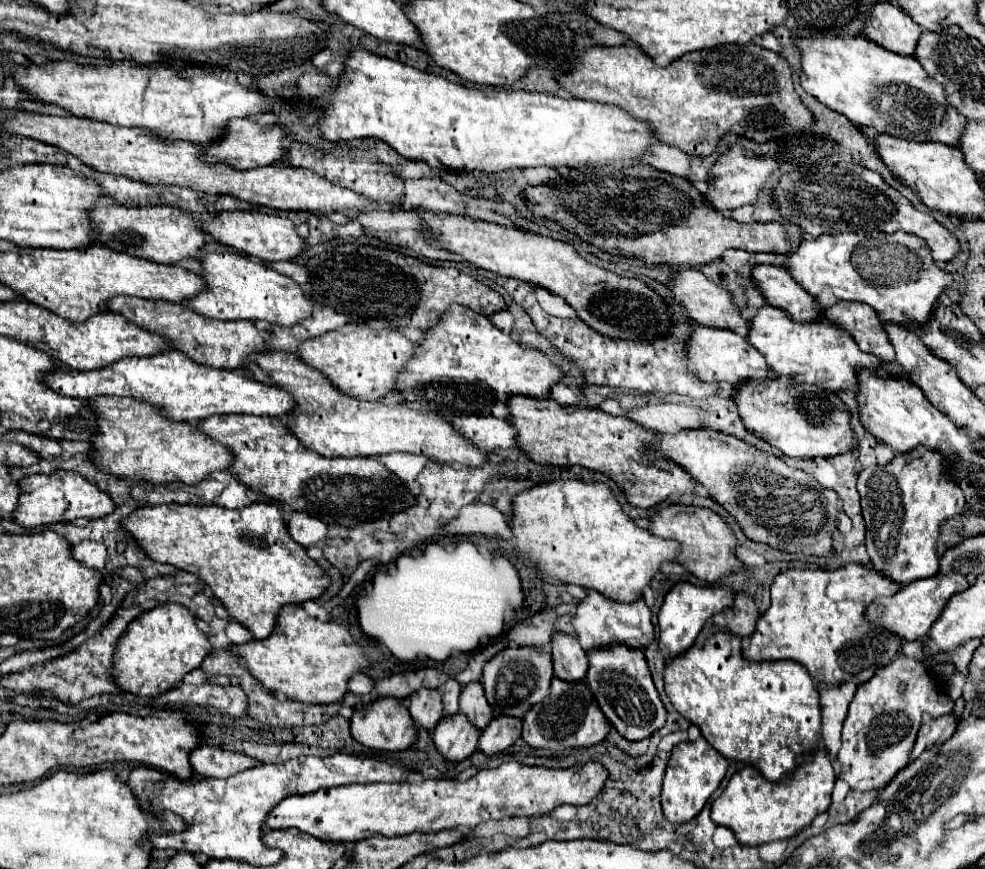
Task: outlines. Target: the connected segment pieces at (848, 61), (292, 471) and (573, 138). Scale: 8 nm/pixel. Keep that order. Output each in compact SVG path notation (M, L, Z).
M799 38L797 40L803 52L803 74L801 86L813 94L821 104L833 108L839 114L845 114L853 124L861 128L875 128L881 134L907 138L913 142L941 142L947 146L959 146L967 118L955 110L945 98L943 86L935 82L923 66L913 56L899 56L883 46L871 42L869 38Z
M229 414L211 416L197 422L197 426L233 452L235 462L231 474L235 474L245 486L265 492L269 498L319 518L325 524L359 526L359 522L375 522L375 518L387 518L417 504L417 498L407 490L405 482L379 460L325 458L307 450L279 418Z
M363 48L351 50L345 62L345 72L339 82L333 84L329 76L315 70L299 78L297 88L277 90L283 98L299 96L313 106L323 106L323 116L317 124L321 136L339 142L353 138L377 138L395 148L401 156L411 160L425 160L431 166L447 166L453 170L483 170L501 172L511 168L579 168L588 164L609 162L639 162L651 146L659 144L649 122L637 120L625 110L579 98L559 98L551 94L505 90L505 88L469 88L457 82L449 82L443 76L423 72L405 66L397 60L371 54Z

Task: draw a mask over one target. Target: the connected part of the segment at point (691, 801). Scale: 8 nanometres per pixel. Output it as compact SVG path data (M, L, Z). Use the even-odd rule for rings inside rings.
M705 738L675 746L667 764L663 792L661 792L661 806L665 818L671 824L691 822L691 818L695 818L703 810L709 796L719 788L725 772L727 772L727 760L713 746L709 746Z

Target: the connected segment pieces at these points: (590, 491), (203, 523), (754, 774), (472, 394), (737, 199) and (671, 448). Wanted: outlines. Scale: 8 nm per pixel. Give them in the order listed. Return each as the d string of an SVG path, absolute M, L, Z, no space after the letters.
M555 480L539 484L525 490L513 498L515 518L511 530L515 540L501 540L499 548L513 548L523 560L537 566L539 576L547 574L565 584L579 584L583 588L593 588L603 596L617 602L633 602L643 598L643 590L655 580L659 568L665 562L675 562L679 556L679 542L653 536L649 530L635 526L635 522L625 514L617 496L603 482L583 482L583 480Z
M161 504L161 506L141 506L123 522L123 528L129 530L139 546L157 562L173 564L185 572L195 574L203 580L215 598L219 598L227 608L233 620L249 628L259 640L269 638L277 626L279 610L285 604L303 604L307 600L319 598L329 586L331 578L327 572L307 556L307 548L297 544L287 530L283 512L275 504L251 504L247 508L229 510L221 506L183 506L183 504Z
M825 750L815 752L813 762L801 764L799 772L781 784L771 784L755 768L745 766L733 774L723 794L713 802L711 820L717 826L731 828L741 846L761 846L775 840L787 840L801 828L809 826L817 814L829 808L833 784L835 770Z
M449 306L439 318L439 326L427 330L417 354L399 374L397 388L407 402L417 402L421 412L453 418L457 414L479 414L509 418L507 402L517 396L547 398L551 388L565 378L563 370L537 348L513 340L493 322L463 306Z
M731 146L713 166L711 170L711 188L705 194L711 202L711 206L715 206L719 212L733 212L745 204L755 204L767 178L771 176L771 172L775 172L779 168L779 164L775 160L769 158L759 158L755 156L751 150L745 150L741 146Z
M717 430L663 434L655 446L659 446L659 452L665 458L679 462L697 482L701 482L713 498L737 518L747 538L803 556L825 558L833 552L835 518L829 518L825 490L811 474L789 468L781 458Z

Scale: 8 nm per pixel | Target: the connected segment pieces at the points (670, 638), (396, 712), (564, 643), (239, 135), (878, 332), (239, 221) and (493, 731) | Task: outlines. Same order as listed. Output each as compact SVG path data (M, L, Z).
M679 582L675 584L667 596L665 602L659 610L659 650L661 654L671 660L679 654L683 654L685 650L689 650L697 638L697 634L701 632L701 628L705 626L705 622L715 616L717 612L721 612L723 608L730 608L733 604L733 594L729 592L729 588L705 588L705 586L695 586L689 582Z
M383 696L383 698L377 698L375 702L363 706L361 710L355 710L355 714L351 718L351 736L367 748L399 752L399 750L407 750L415 742L417 730L415 730L409 710L403 708L399 700Z
M555 634L553 646L553 672L565 682L579 682L587 674L587 654L577 638L569 634Z
M233 118L229 122L229 130L223 138L219 138L217 142L213 142L207 150L205 150L205 158L209 162L227 162L233 168L239 170L247 170L247 168L261 168L261 166L271 166L279 160L283 160L289 150L285 148L285 138L287 132L275 124L275 126L261 126L255 120L249 118Z
M837 302L833 308L825 308L825 318L843 326L863 352L875 354L883 362L895 360L895 350L887 338L885 322L879 314L873 314L871 306L863 302Z
M233 210L233 212L221 212L215 222L205 222L205 230L211 232L215 240L221 244L233 246L239 252L247 256L255 256L259 260L269 260L269 262L279 262L279 260L295 260L297 256L303 254L307 248L305 238L297 232L295 224L289 218L281 216L269 216L261 214L257 210Z
M497 716L481 732L479 750L485 752L487 756L493 756L493 754L503 752L509 746L513 746L519 736L521 736L521 718Z

